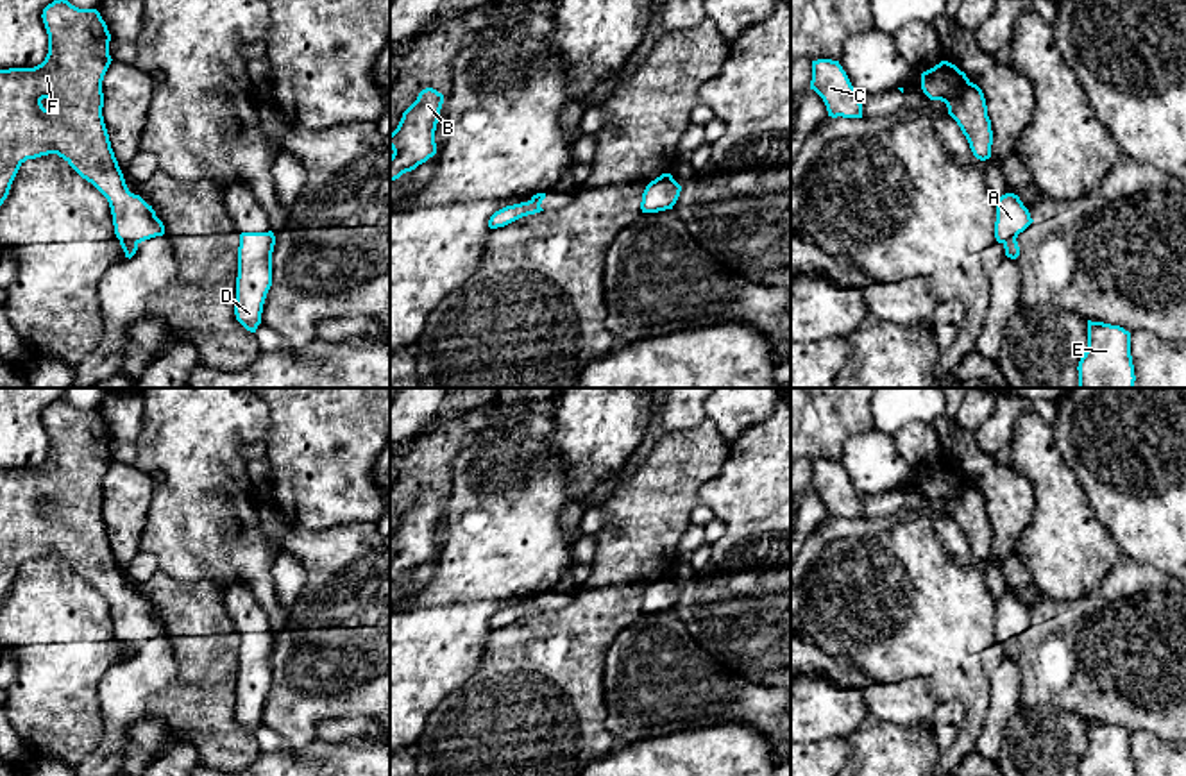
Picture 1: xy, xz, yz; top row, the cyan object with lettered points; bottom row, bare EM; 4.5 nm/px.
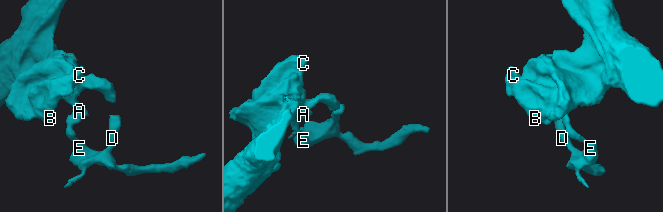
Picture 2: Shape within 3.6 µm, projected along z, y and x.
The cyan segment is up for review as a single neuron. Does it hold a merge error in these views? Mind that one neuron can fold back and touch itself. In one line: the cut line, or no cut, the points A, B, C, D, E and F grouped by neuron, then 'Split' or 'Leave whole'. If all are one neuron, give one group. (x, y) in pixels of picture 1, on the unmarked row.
Split along xy (120, 639), (136, 644). Groups: A B C F / D E. Split

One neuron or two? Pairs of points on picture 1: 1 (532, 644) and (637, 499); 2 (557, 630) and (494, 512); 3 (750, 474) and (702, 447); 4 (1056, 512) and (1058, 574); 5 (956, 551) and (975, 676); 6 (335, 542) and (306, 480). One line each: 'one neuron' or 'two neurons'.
1: one neuron
2: two neurons
3: two neurons
4: one neuron
5: two neurons
6: two neurons

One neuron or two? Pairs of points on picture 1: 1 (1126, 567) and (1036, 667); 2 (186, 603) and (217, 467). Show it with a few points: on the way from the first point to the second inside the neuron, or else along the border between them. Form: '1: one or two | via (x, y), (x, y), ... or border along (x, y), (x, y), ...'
1: one | via (1104, 594), (1081, 612), (1079, 624), (1063, 641)
2: two | border along (160, 569), (186, 582), (217, 582), (224, 589)

